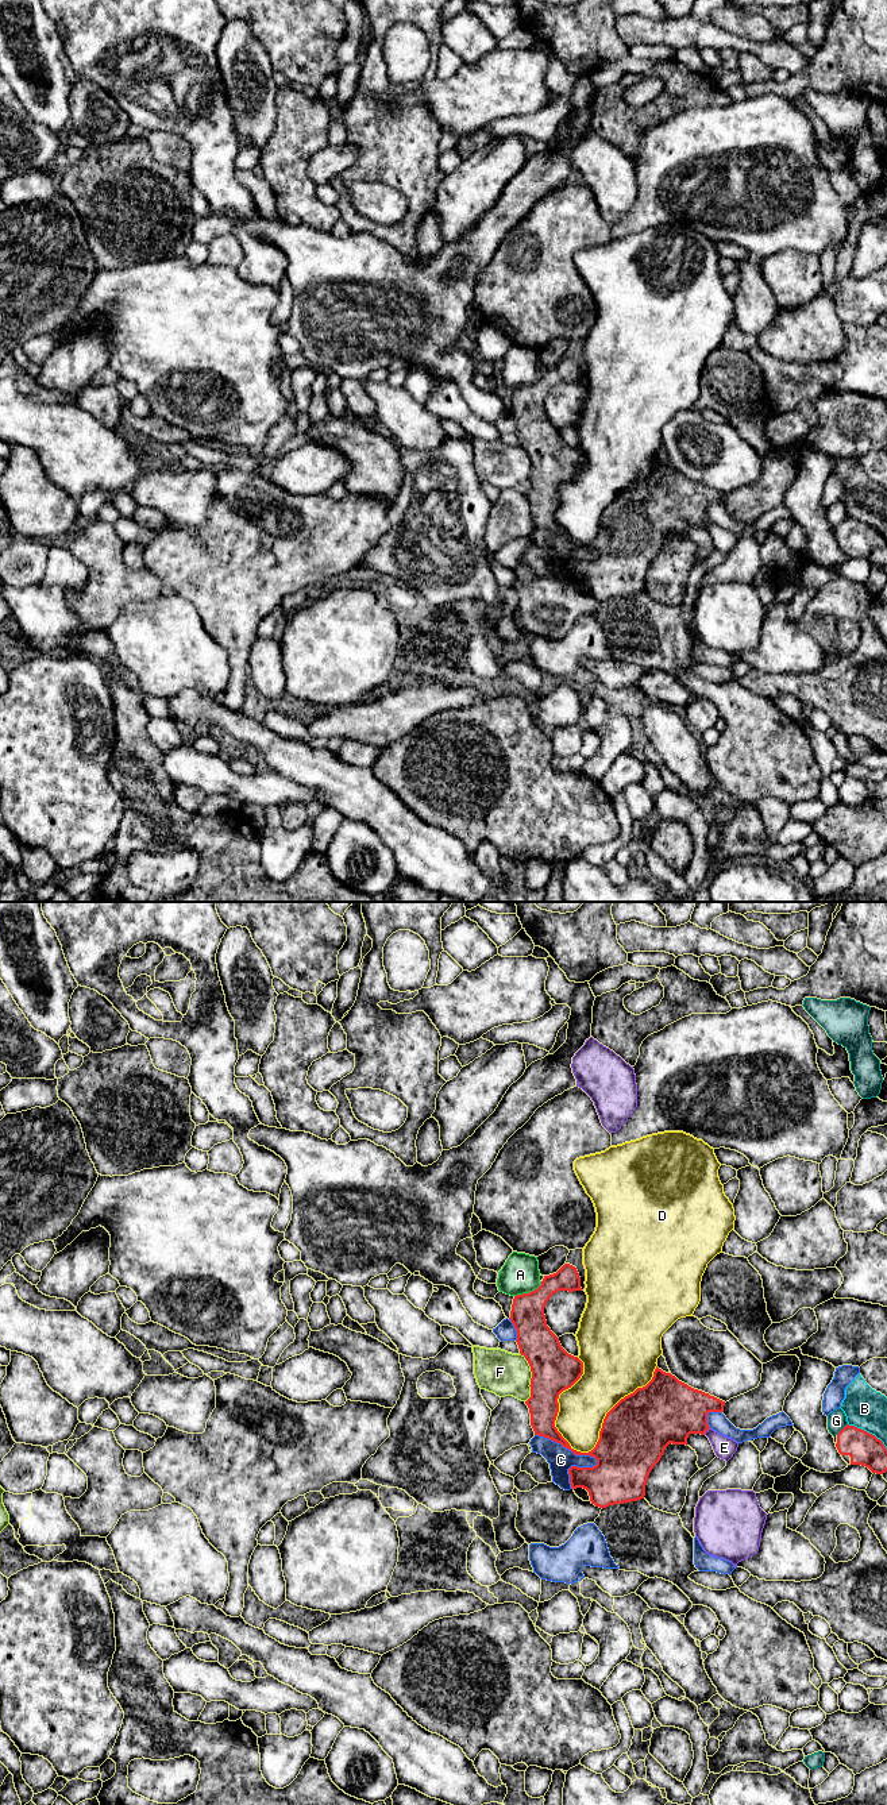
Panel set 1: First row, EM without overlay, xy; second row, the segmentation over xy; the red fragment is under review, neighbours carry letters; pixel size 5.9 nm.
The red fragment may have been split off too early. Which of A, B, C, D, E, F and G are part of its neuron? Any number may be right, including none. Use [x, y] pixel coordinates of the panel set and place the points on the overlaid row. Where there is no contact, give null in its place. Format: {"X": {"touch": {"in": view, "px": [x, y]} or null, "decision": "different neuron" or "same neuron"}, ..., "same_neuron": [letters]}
{"A": {"touch": {"in": "xy", "px": [529, 1292]}, "decision": "different neuron"}, "B": {"touch": {"in": "xy", "px": [868, 1433]}, "decision": "different neuron"}, "C": {"touch": {"in": "xy", "px": [567, 1447]}, "decision": "different neuron"}, "D": {"touch": {"in": "xy", "px": [606, 1414]}, "decision": "different neuron"}, "E": {"touch": {"in": "xy", "px": [706, 1430]}, "decision": "different neuron"}, "F": {"touch": {"in": "xy", "px": [532, 1377]}, "decision": "different neuron"}, "G": {"touch": {"in": "xy", "px": [843, 1429]}, "decision": "different neuron"}, "same_neuron": []}

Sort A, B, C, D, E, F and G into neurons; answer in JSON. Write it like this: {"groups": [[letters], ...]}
{"groups": [["A"], ["B"], ["C"], ["D"], ["E"], ["F"], ["G"]]}

